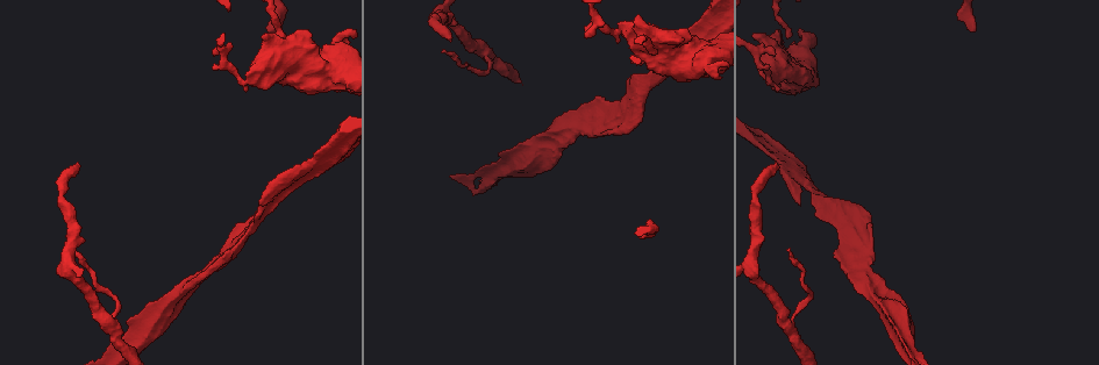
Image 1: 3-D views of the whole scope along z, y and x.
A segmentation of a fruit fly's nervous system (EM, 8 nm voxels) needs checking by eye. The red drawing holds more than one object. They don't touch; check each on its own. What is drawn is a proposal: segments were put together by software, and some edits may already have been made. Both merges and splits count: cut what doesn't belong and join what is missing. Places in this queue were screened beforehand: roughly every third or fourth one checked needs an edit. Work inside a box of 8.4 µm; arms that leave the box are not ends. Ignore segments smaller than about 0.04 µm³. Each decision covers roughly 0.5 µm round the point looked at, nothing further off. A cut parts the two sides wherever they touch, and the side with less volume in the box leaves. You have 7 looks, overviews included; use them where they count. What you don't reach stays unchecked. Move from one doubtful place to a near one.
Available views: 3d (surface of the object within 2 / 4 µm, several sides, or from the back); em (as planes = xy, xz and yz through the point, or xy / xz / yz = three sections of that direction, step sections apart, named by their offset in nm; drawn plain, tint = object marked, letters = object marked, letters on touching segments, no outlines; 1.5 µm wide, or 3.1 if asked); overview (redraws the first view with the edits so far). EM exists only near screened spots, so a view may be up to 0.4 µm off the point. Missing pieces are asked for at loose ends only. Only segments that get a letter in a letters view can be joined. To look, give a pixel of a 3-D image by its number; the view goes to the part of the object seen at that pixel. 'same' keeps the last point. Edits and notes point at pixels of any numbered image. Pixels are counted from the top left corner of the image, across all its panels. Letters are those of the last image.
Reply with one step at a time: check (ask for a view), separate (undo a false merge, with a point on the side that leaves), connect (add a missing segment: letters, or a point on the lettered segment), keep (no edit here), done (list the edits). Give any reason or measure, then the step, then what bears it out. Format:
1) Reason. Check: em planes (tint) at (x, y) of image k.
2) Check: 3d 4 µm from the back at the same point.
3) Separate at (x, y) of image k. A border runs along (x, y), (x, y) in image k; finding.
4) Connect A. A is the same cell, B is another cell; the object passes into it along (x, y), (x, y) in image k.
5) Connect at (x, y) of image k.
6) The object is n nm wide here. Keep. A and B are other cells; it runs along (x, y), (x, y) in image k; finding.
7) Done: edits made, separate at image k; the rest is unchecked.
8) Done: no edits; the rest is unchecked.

Free end. Check: 3d 2 µm from the back at (641, 110) of image 1.

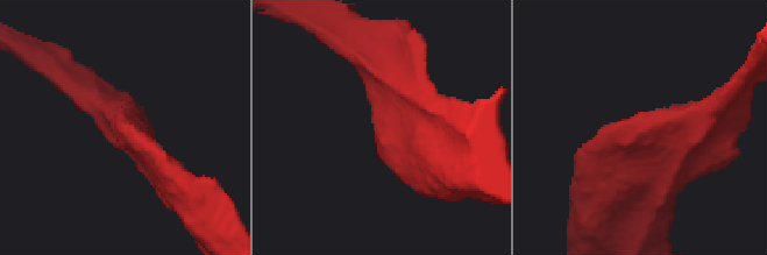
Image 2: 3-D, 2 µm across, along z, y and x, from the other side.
Check: em xy step 4 (tint) at (644, 115) of image 2.

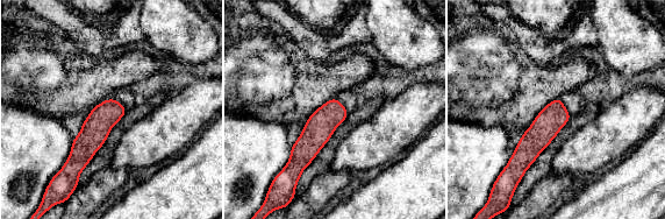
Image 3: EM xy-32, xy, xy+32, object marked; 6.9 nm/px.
Check: em planes (letters) at the same point.

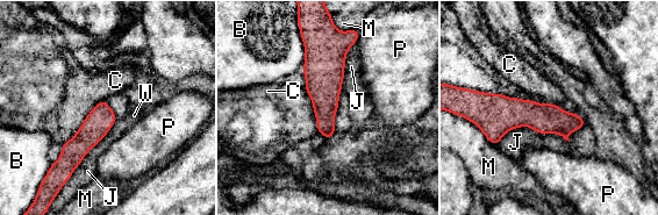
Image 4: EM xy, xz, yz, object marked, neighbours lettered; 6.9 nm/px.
Keep. B, C, J, M, P and W are other cells; it runs along (481, 102), (498, 113), (581, 122) in image 4; none of them fits.

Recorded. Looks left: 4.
Touches itself. Check: 3d 2 µm at (690, 32) of image 1.

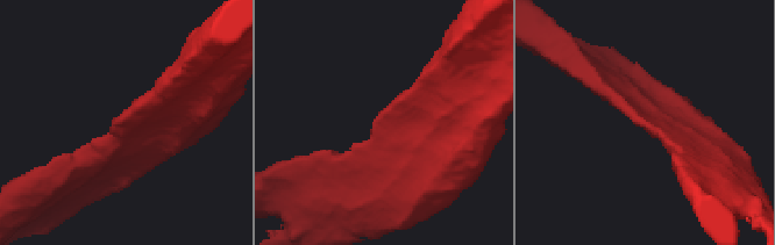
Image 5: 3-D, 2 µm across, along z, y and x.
Check: em planes (tint) at (638, 124) of image 5.

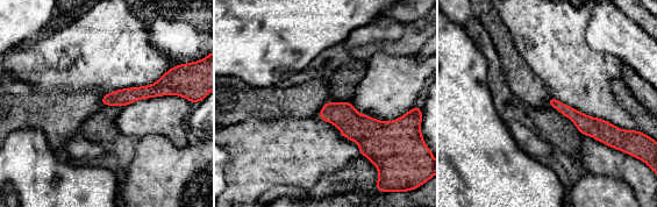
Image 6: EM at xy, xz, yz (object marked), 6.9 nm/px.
See the neighbours. Check: em planes (letters) at the same point.

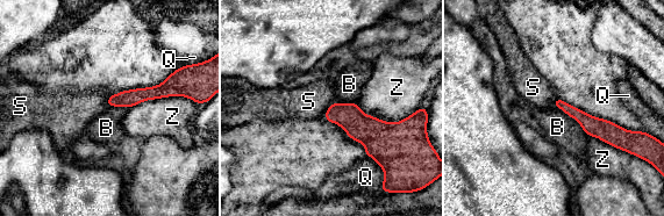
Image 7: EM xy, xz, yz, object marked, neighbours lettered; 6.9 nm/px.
Keep. B, Q, S and Z are other cells; a border runs along (333, 101), (356, 102) in image 7; all the same neuron.

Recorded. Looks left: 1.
Done: no edits; the rest is unchecked.

